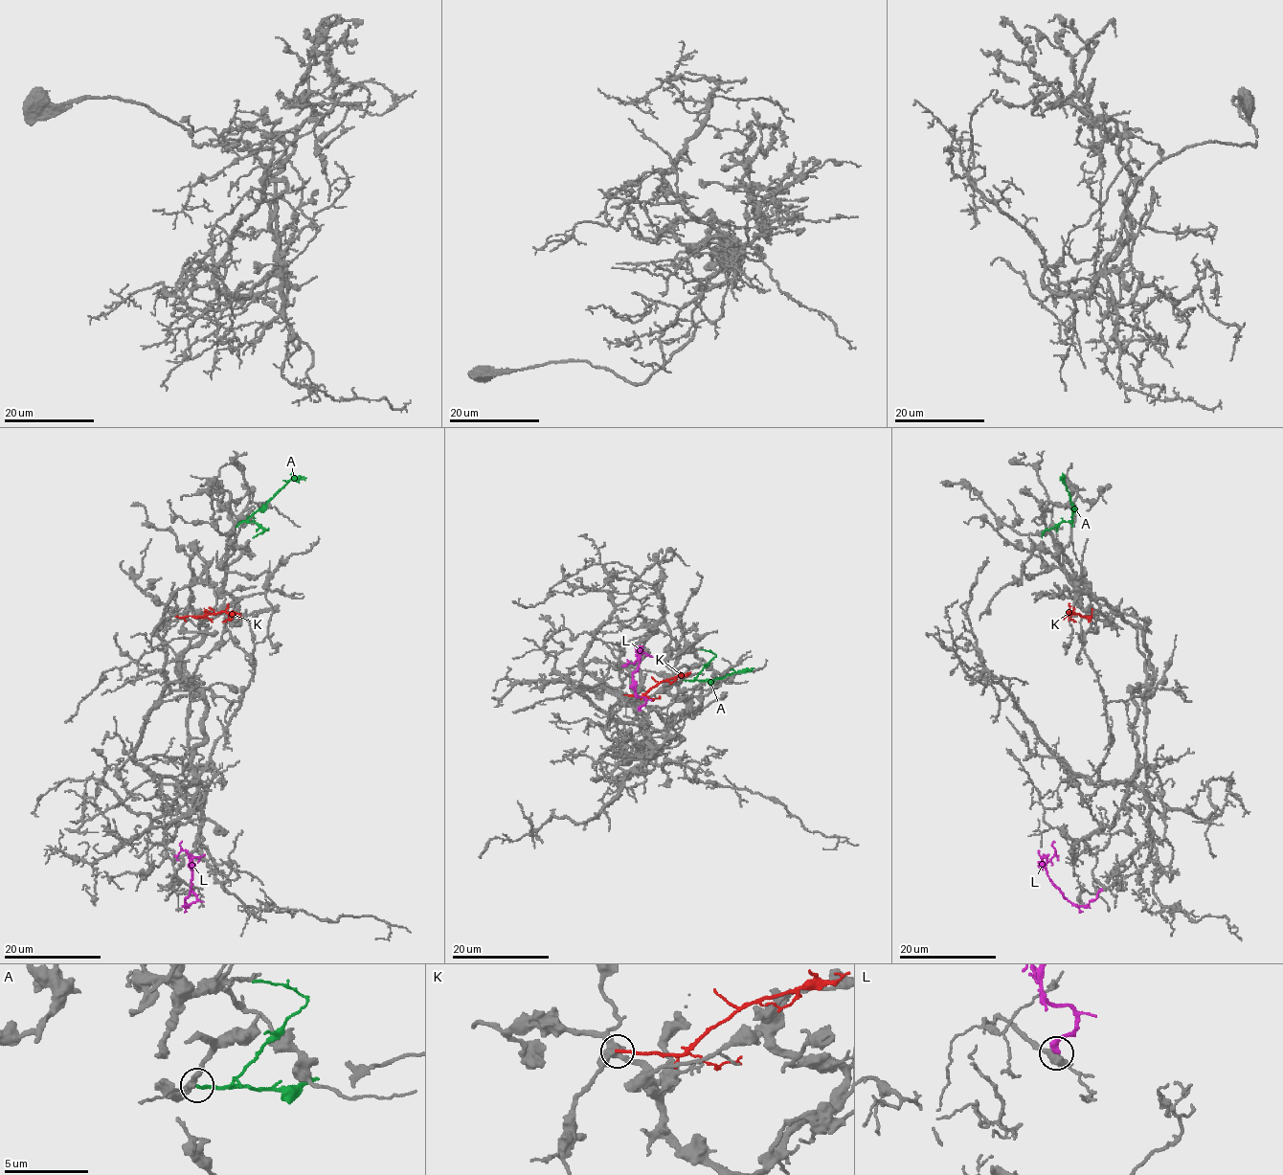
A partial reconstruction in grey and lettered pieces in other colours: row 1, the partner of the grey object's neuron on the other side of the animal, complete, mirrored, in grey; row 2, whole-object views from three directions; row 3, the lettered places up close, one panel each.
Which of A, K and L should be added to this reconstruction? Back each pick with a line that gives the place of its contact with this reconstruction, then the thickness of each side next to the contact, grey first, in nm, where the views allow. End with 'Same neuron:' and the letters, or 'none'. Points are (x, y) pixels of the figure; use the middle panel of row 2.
Same neuron: none

